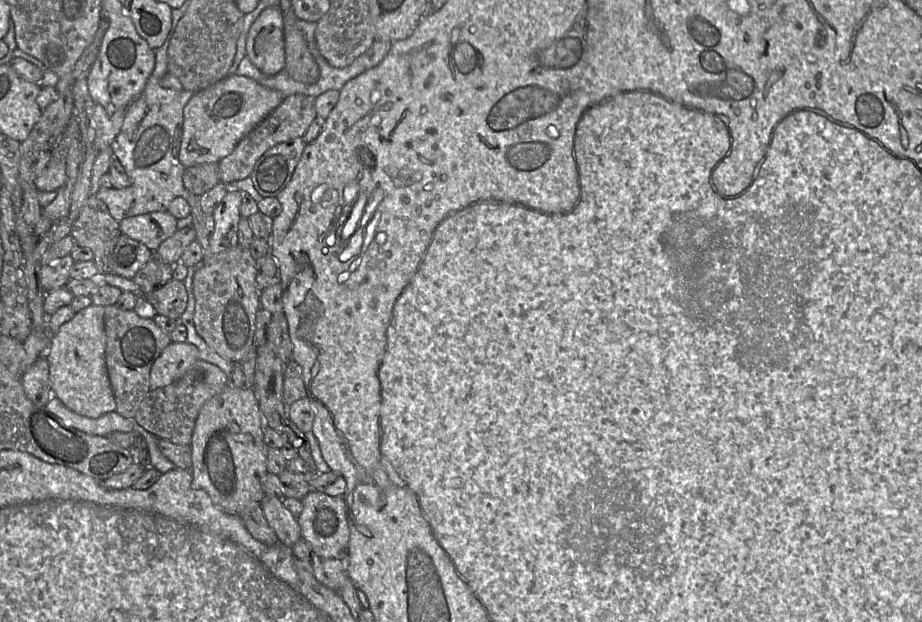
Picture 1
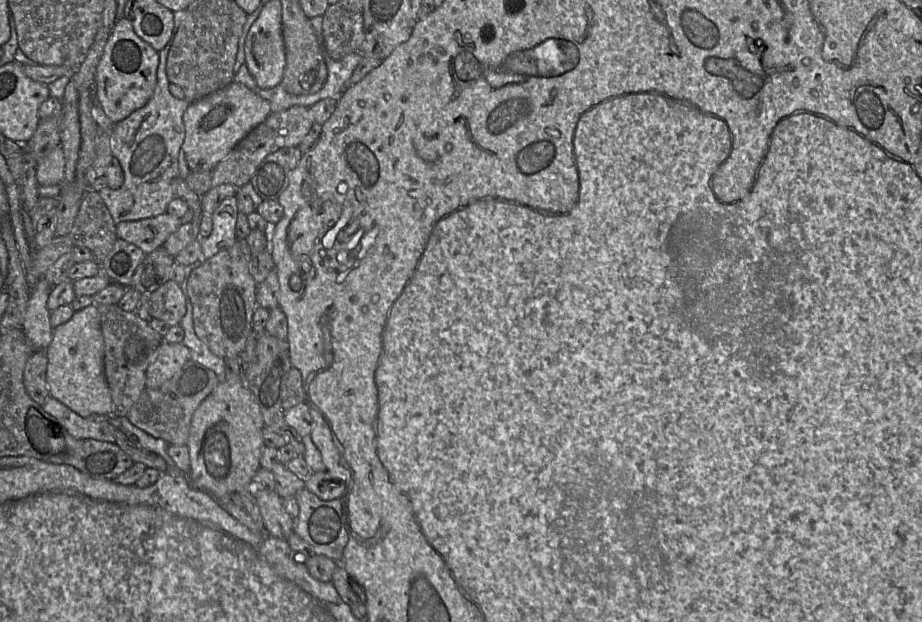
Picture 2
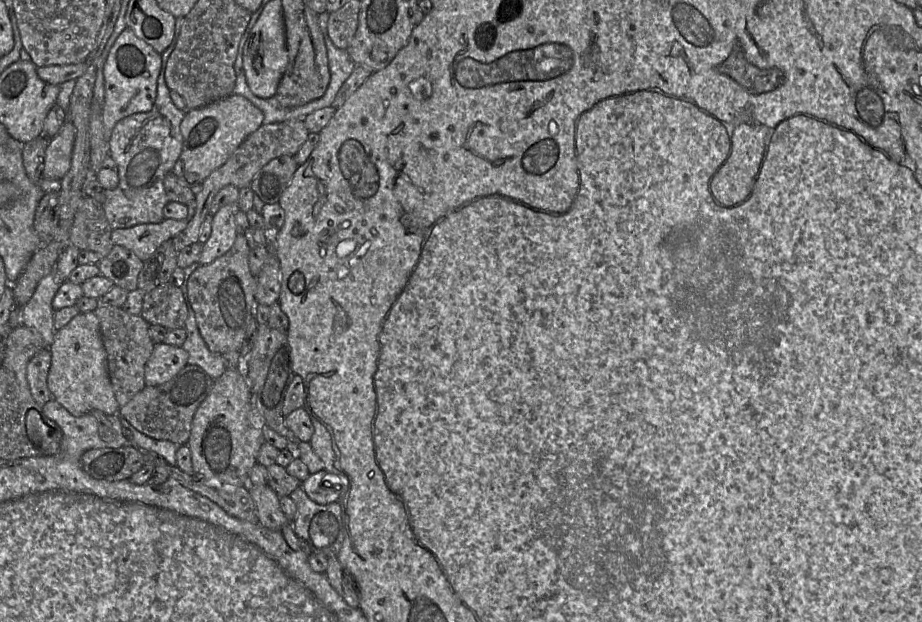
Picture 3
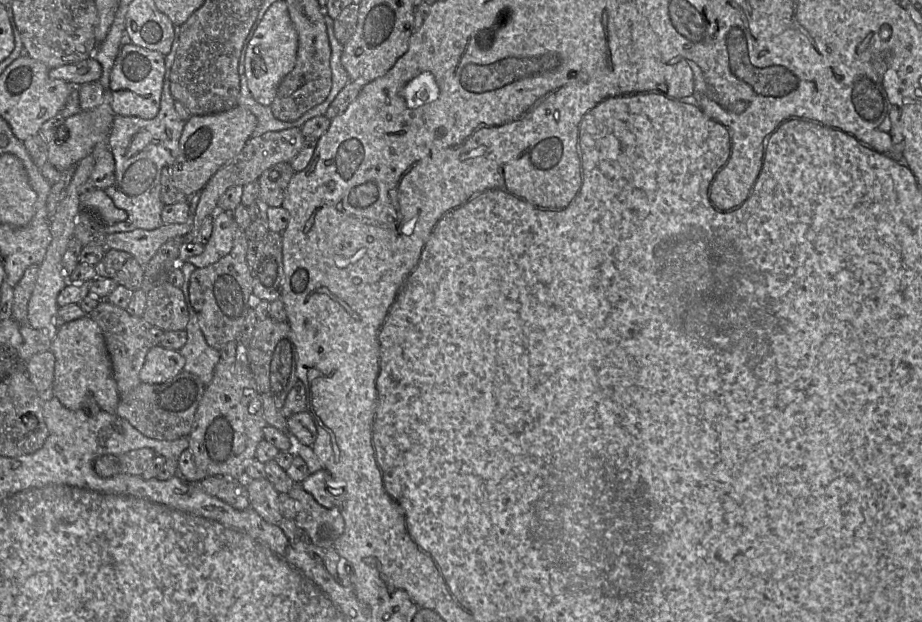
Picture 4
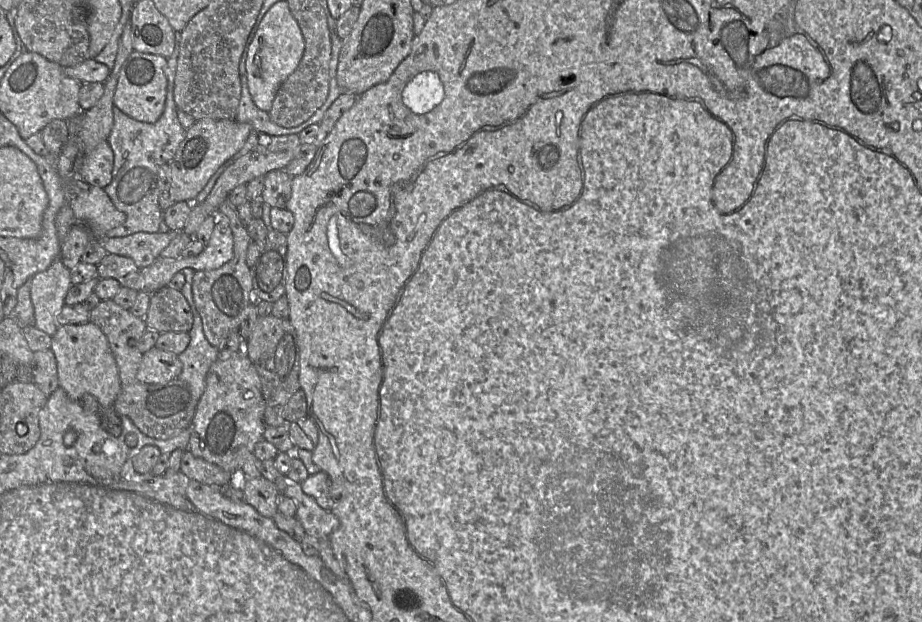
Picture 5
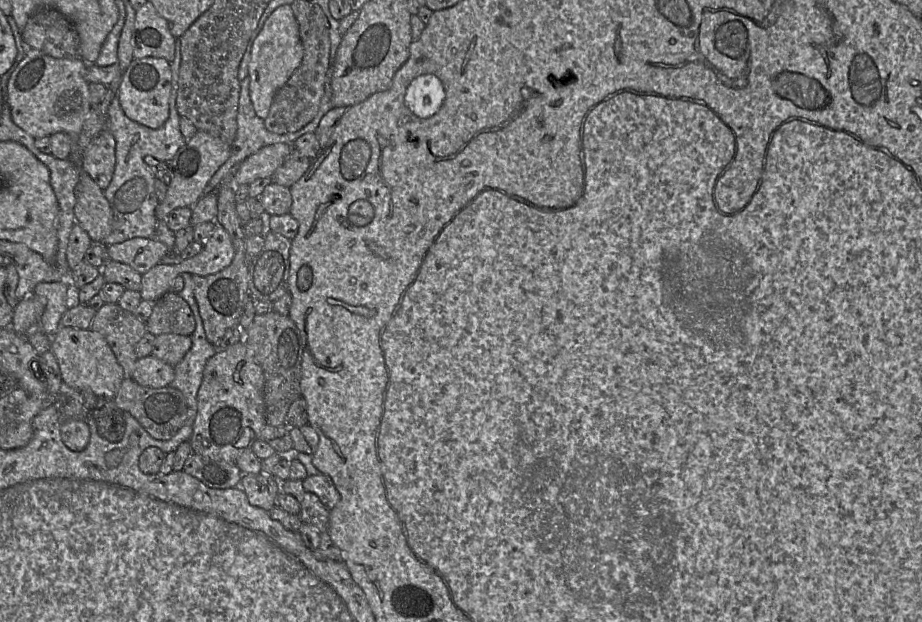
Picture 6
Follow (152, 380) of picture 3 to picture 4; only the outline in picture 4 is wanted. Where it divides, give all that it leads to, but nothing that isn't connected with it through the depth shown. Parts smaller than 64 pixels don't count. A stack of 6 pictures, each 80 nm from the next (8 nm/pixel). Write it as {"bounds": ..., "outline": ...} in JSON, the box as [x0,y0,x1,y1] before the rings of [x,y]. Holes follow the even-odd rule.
{"bounds":[139,345,185,384],"outline":[[[161,345],[153,346],[148,351],[139,373],[140,381],[147,384],[164,383],[184,371],[185,362],[184,356],[177,350]]]}

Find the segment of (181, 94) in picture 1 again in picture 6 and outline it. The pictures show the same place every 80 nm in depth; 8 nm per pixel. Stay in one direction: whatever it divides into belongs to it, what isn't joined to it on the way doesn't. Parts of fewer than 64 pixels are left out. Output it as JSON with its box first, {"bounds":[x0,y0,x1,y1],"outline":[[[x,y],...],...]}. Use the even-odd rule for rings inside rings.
{"bounds":[103,38,186,246],"outline":[[[180,38],[175,41],[175,58],[170,63],[172,89],[169,98],[170,114],[165,124],[151,129],[129,119],[124,113],[119,99],[115,96],[107,113],[107,130],[116,141],[116,163],[114,174],[104,195],[113,212],[113,231],[103,240],[106,246],[122,243],[132,238],[155,237],[157,218],[155,210],[159,204],[155,192],[155,167],[171,161],[186,139],[180,130],[180,114],[176,108],[178,81],[181,64]]]}

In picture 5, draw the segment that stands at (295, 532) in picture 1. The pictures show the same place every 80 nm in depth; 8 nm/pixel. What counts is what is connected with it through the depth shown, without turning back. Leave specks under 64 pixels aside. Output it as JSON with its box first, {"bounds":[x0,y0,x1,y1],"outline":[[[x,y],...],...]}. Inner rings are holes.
{"bounds":[241,477,282,517],"outline":[[[264,477],[243,479],[241,488],[245,494],[245,501],[259,514],[274,517],[278,513],[278,498],[282,488]]]}

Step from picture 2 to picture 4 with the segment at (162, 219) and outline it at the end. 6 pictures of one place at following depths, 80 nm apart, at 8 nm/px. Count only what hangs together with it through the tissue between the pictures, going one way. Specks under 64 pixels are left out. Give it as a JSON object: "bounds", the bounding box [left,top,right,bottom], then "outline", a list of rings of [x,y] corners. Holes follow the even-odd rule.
{"bounds":[106,215,194,267],"outline":[[[189,215],[182,224],[163,224],[154,230],[136,229],[108,234],[106,248],[127,252],[145,267],[164,243],[186,236],[192,230],[193,221],[194,215]]]}

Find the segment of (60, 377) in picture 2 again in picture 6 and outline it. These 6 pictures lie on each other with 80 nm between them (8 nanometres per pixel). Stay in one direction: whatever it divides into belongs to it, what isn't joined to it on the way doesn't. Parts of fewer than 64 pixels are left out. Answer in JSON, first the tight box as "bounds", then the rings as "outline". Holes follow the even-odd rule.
{"bounds":[50,326,125,400],"outline":[[[61,326],[52,336],[50,351],[56,357],[62,381],[76,390],[91,390],[98,398],[113,400],[125,379],[123,368],[105,338],[91,329]]]}

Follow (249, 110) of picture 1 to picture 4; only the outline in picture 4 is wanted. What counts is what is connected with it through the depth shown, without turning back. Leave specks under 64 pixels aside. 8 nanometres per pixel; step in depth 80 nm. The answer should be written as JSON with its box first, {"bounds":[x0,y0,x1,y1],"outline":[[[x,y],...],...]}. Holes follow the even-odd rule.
{"bounds":[171,105,256,197],"outline":[[[240,105],[219,114],[191,116],[185,122],[178,156],[171,166],[174,186],[188,197],[201,191],[220,168],[241,152],[256,126],[255,115]]]}

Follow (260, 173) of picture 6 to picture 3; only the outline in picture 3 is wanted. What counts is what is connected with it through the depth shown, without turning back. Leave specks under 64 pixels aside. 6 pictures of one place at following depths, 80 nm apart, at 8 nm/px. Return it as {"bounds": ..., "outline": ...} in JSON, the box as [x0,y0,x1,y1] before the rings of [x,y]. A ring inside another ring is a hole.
{"bounds":[172,119,309,252],"outline":[[[302,119],[263,124],[250,134],[228,160],[221,167],[214,170],[199,188],[193,188],[196,190],[196,210],[187,227],[172,239],[177,252],[193,243],[199,242],[202,223],[206,216],[209,215],[209,209],[215,196],[222,188],[228,185],[233,185],[238,189],[249,187],[254,177],[272,159],[282,155],[296,155],[307,140],[308,134],[309,131]]]}

